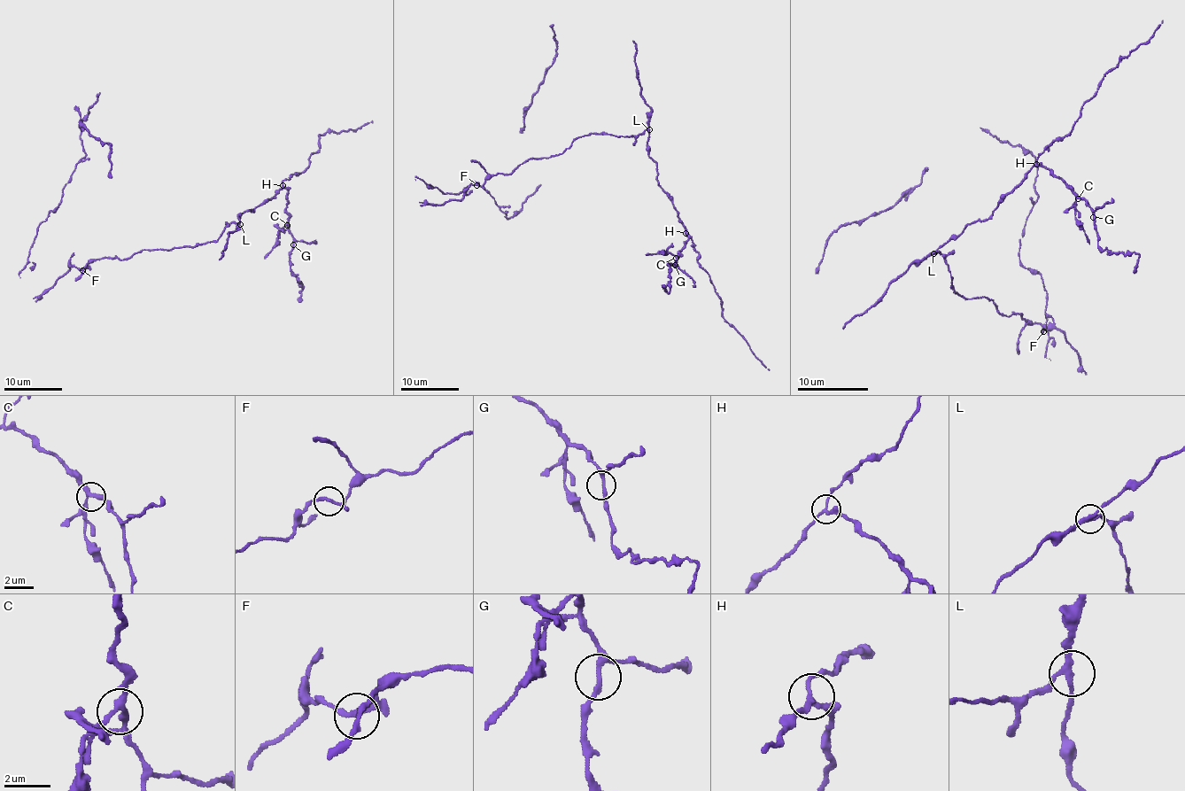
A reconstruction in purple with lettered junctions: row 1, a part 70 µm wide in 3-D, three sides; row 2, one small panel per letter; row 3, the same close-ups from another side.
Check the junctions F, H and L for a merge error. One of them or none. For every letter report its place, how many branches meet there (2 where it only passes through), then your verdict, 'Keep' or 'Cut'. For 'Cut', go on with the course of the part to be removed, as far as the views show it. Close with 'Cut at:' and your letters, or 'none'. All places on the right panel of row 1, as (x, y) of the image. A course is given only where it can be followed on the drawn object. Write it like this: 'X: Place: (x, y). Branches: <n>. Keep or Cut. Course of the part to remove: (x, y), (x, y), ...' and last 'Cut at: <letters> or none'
F: Place: (1043, 331). Branches: 3. Keep
H: Place: (1036, 164). Branches: 3. Cut. Course of the part to remove: (1035, 164), (1047, 167), (1091, 208), (1099, 247), (1103, 250), (1135, 254), (1137, 265), (1133, 273)
L: Place: (933, 253). Branches: 3. Keep
Cut at: H

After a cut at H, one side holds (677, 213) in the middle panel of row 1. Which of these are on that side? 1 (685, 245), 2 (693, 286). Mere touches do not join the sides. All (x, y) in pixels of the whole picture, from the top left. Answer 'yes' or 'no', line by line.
1: no
2: no

